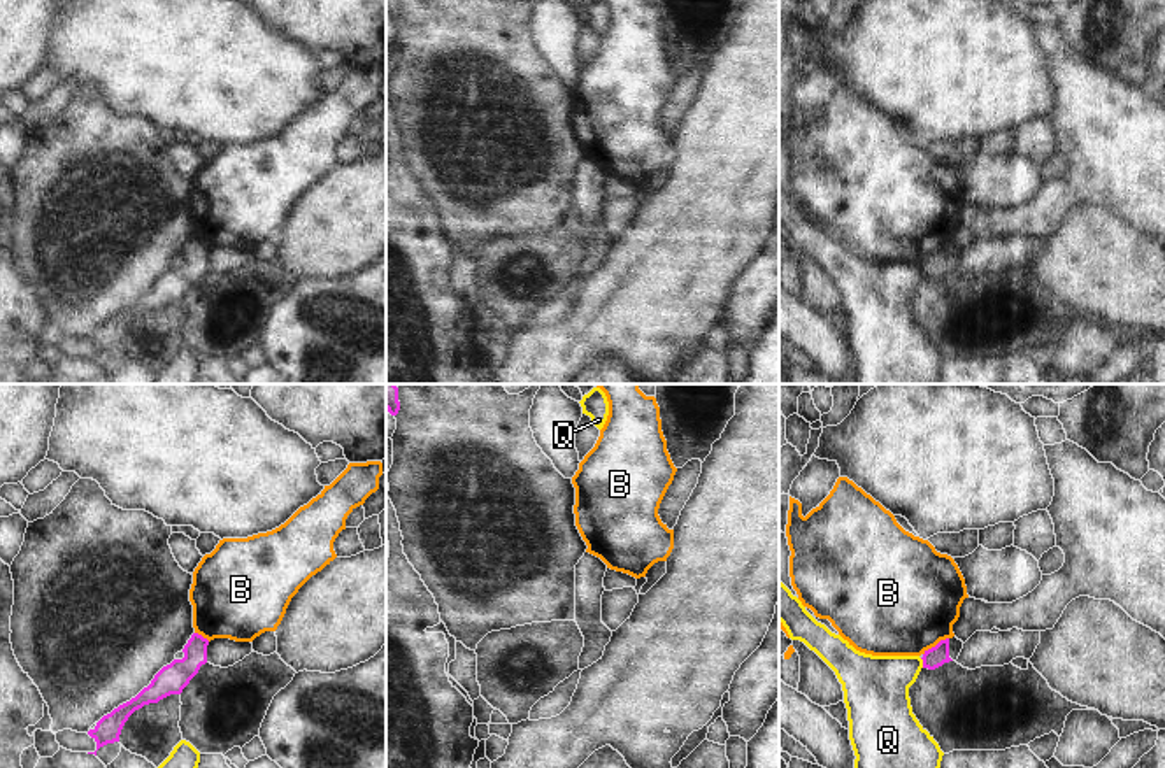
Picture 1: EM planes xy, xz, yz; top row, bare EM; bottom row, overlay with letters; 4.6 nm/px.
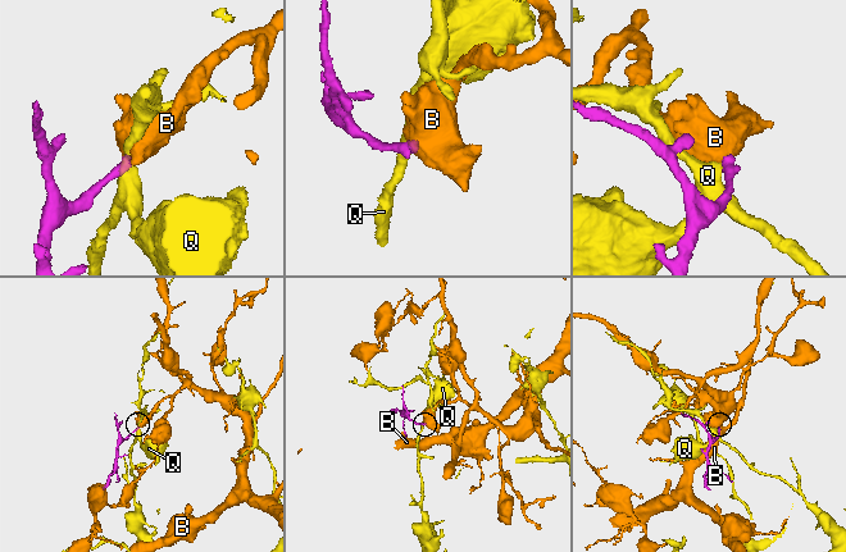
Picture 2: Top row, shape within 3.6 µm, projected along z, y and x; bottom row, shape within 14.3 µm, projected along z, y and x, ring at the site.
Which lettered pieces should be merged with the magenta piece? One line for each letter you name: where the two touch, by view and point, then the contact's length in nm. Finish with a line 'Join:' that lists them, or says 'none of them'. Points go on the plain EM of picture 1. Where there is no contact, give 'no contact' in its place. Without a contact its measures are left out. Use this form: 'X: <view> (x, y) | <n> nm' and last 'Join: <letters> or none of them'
Join: none of them

